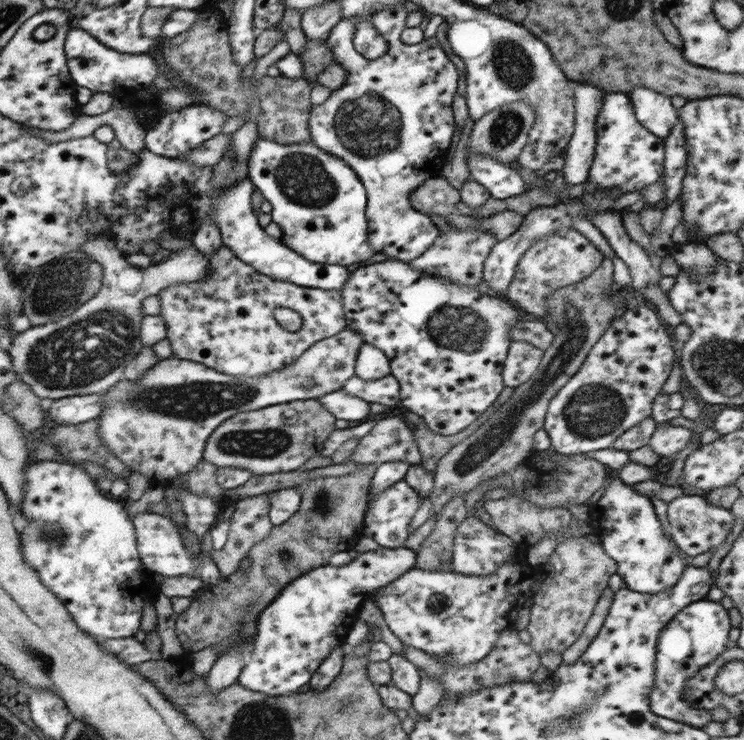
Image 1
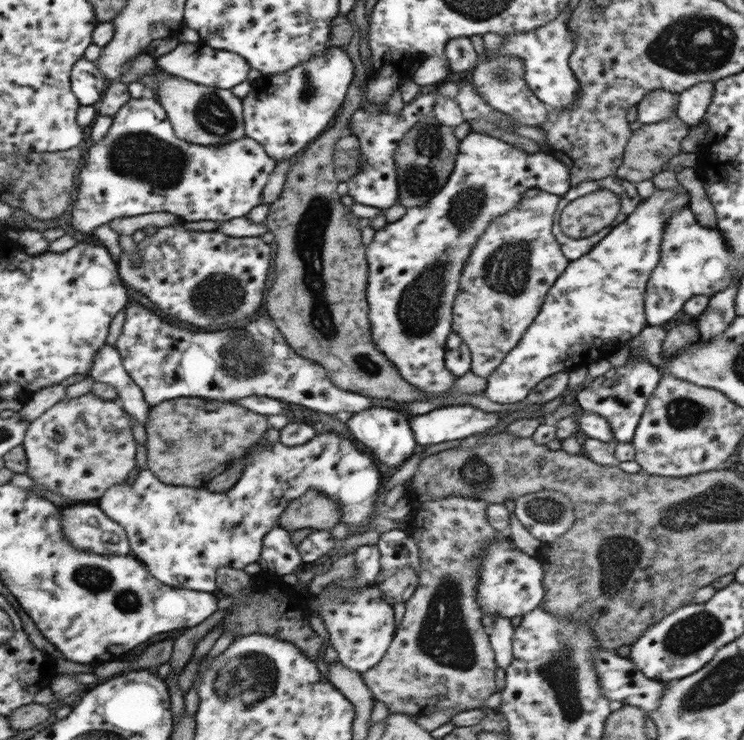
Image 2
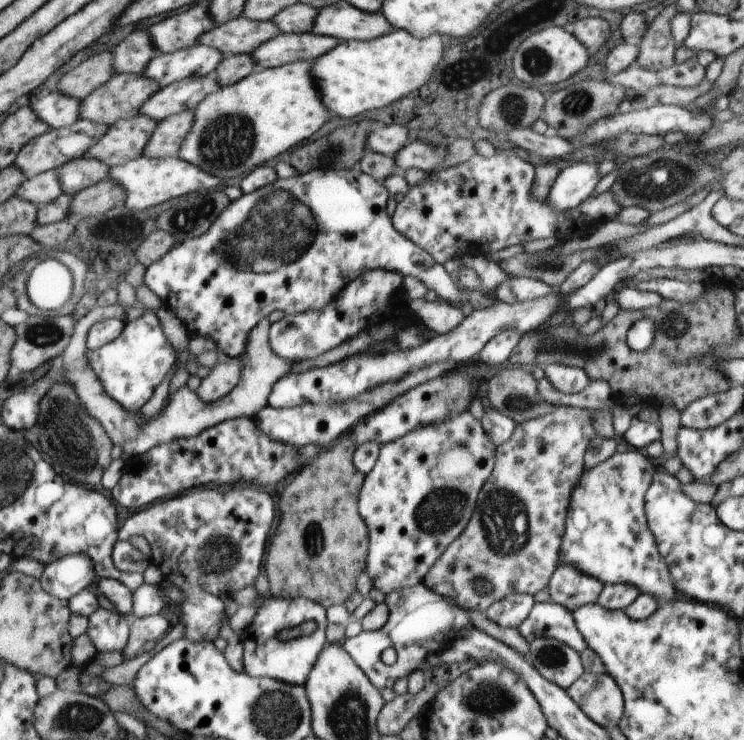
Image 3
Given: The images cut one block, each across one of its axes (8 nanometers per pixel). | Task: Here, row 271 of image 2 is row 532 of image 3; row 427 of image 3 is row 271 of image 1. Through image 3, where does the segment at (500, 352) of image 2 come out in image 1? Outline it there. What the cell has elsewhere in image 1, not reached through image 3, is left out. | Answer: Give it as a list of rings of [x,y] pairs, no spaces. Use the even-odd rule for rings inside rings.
[[[560,229],[557,234],[537,241],[522,254],[504,298],[516,308],[521,308],[540,320],[547,319],[547,294],[587,279],[600,266],[603,258],[602,252],[586,236],[575,229]]]

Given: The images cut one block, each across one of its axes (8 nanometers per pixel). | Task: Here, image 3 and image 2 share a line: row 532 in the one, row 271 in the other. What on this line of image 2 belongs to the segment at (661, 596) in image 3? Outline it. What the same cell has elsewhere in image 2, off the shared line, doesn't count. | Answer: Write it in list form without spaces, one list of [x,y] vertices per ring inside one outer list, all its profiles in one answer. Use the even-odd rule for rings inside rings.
[[[656,189],[650,198],[642,199],[638,208],[627,216],[624,223],[617,224],[595,248],[584,256],[569,261],[564,272],[546,293],[538,316],[524,332],[519,343],[508,352],[499,367],[487,378],[487,387],[483,394],[492,402],[500,404],[524,403],[529,390],[541,380],[554,373],[570,371],[572,368],[588,367],[589,364],[606,358],[614,350],[638,336],[648,325],[645,319],[646,283],[660,260],[660,243],[664,236],[664,227],[674,211],[689,207],[690,204],[688,192],[682,192],[680,189]]]

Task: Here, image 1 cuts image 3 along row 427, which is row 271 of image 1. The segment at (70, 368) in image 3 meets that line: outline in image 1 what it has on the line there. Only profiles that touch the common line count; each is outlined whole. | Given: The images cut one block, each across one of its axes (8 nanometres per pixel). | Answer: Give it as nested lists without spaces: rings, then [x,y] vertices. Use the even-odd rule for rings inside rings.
[[[88,237],[83,246],[94,262],[102,266],[102,286],[97,295],[88,300],[72,315],[64,316],[56,322],[32,326],[23,333],[12,338],[8,355],[12,357],[12,365],[18,372],[18,380],[28,383],[36,396],[52,398],[53,400],[66,399],[71,396],[84,396],[94,393],[106,393],[117,383],[125,380],[124,368],[140,354],[143,349],[140,332],[142,331],[145,313],[142,312],[143,301],[148,296],[160,295],[168,287],[176,284],[188,284],[204,280],[210,274],[210,261],[203,256],[193,244],[180,250],[170,250],[169,257],[158,264],[151,264],[147,268],[130,265],[116,247],[115,241],[109,237]]]

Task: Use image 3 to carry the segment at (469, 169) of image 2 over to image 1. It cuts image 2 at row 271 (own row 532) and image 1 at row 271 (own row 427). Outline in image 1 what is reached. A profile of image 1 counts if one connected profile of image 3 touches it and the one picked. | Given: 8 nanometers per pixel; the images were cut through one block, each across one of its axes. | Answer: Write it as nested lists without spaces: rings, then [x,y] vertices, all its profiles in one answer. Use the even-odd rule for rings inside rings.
[[[452,228],[448,233],[441,232],[441,236],[432,247],[428,248],[420,257],[410,260],[412,268],[423,273],[432,273],[440,277],[448,278],[460,285],[476,287],[483,280],[484,264],[490,249],[497,245],[491,233],[474,231],[460,231]]]

